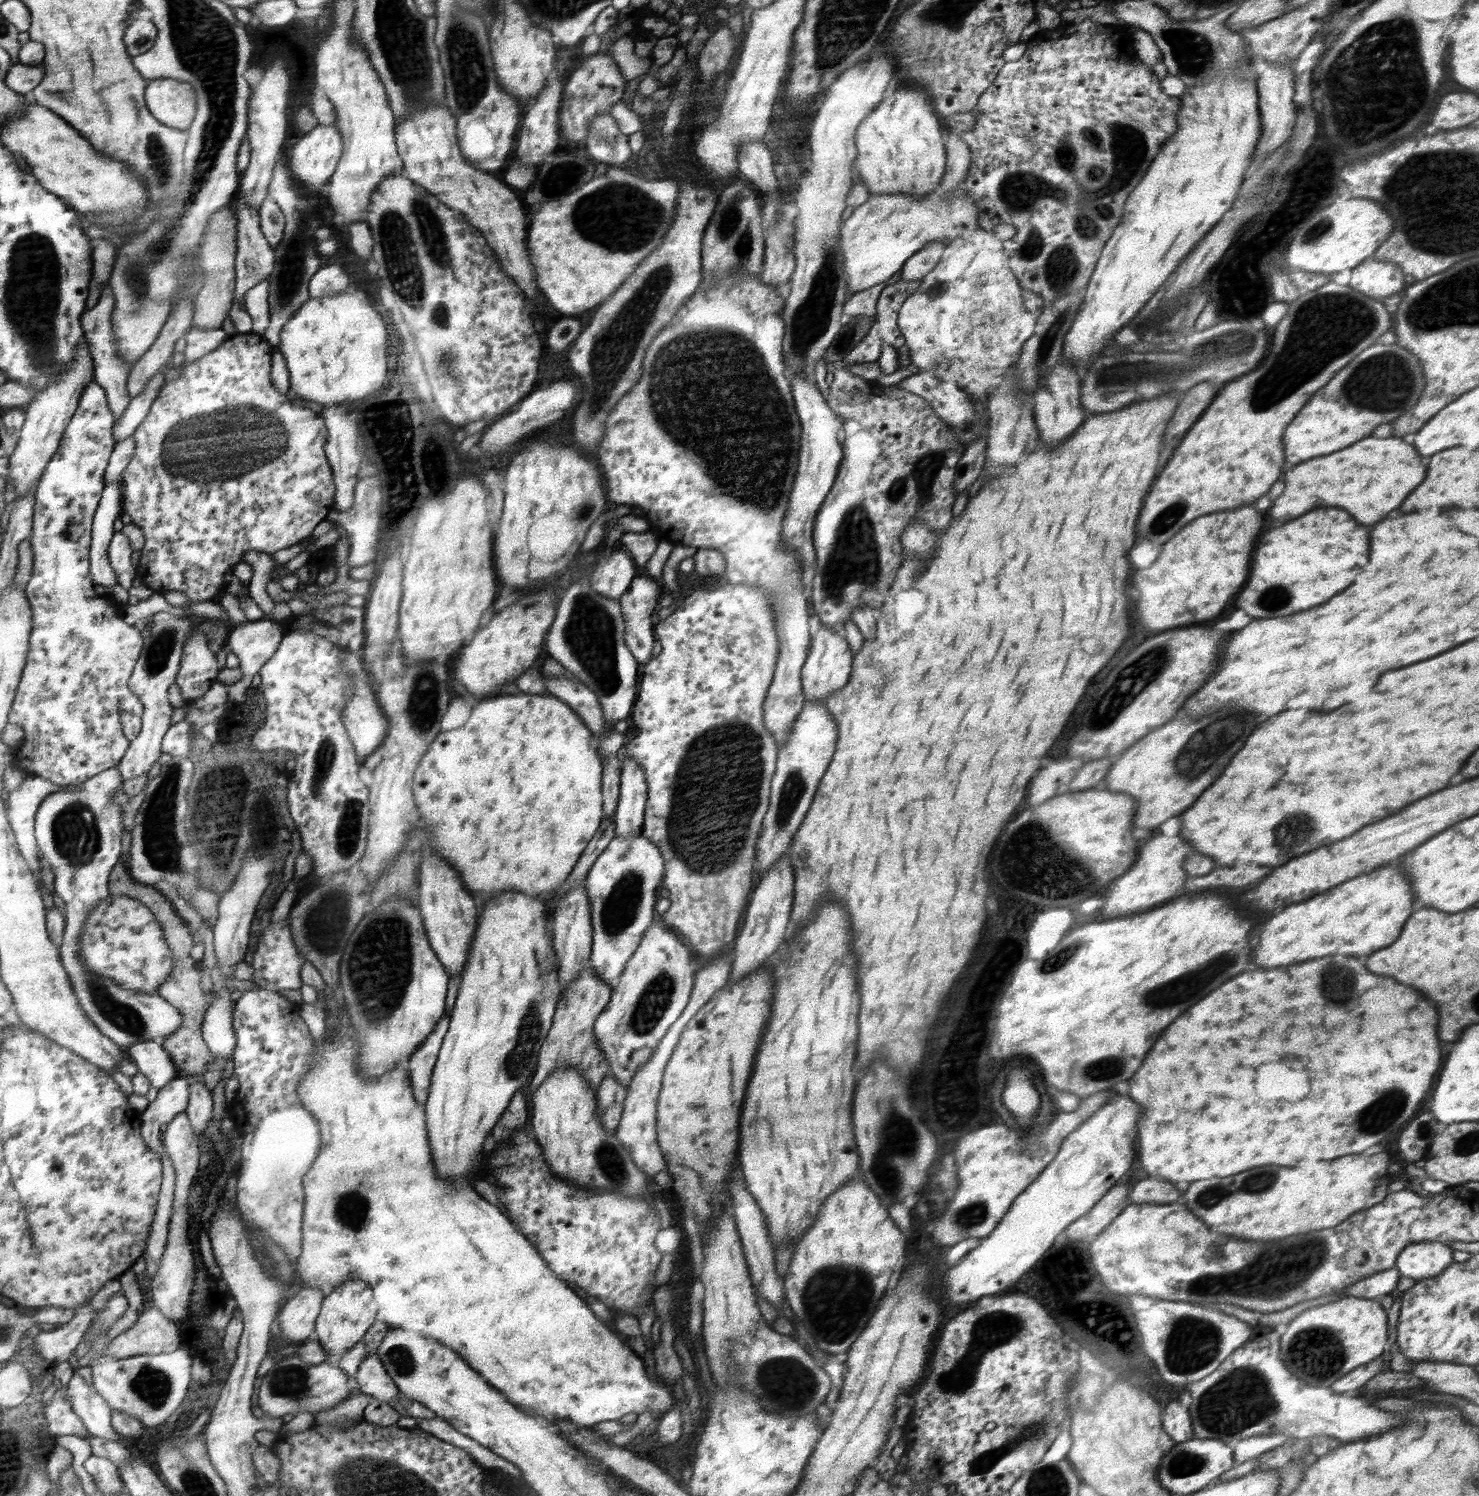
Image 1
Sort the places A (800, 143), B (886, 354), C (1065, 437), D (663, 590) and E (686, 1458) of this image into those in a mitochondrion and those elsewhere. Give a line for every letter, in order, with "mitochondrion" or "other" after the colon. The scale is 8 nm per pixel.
A: other
B: other
C: other
D: other
E: other

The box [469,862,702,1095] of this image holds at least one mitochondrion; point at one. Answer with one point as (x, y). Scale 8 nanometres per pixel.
(620, 909)

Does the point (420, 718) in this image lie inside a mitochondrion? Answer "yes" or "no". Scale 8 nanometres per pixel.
yes

